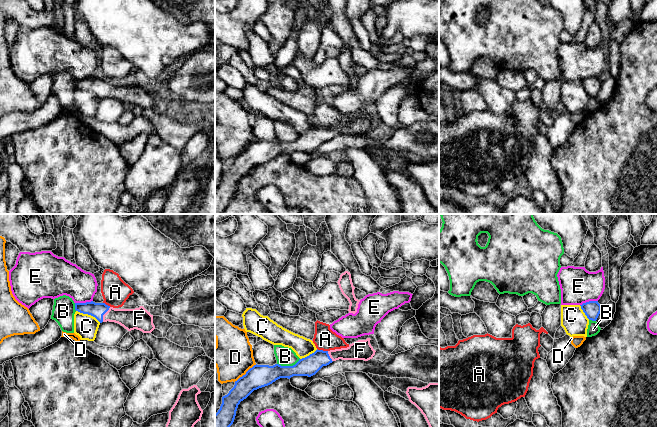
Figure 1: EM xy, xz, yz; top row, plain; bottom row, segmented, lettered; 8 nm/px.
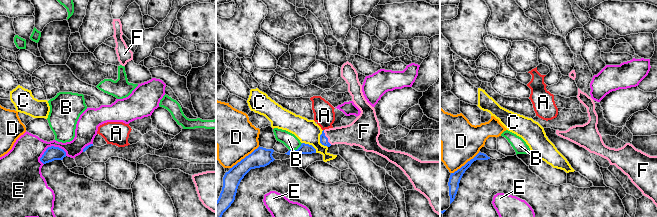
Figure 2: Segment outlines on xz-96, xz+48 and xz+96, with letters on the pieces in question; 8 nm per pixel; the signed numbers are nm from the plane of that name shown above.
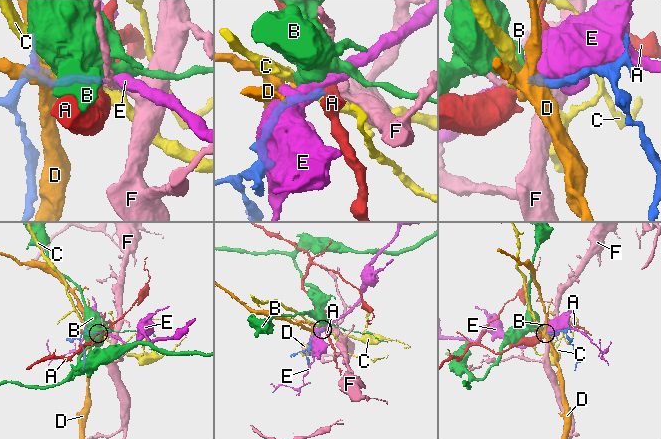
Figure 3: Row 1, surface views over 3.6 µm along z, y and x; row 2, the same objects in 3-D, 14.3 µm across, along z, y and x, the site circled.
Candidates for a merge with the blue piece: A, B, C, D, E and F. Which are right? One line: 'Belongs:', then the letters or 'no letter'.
Belongs: F

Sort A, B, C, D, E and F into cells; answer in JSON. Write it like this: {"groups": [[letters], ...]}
{"groups": [["A"], ["B"], ["C"], ["D"], ["E"], ["F"]]}

